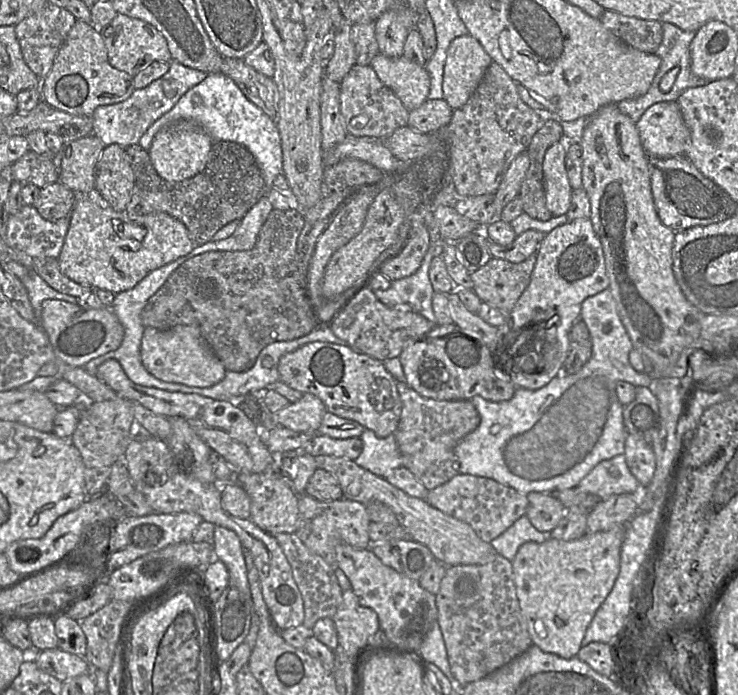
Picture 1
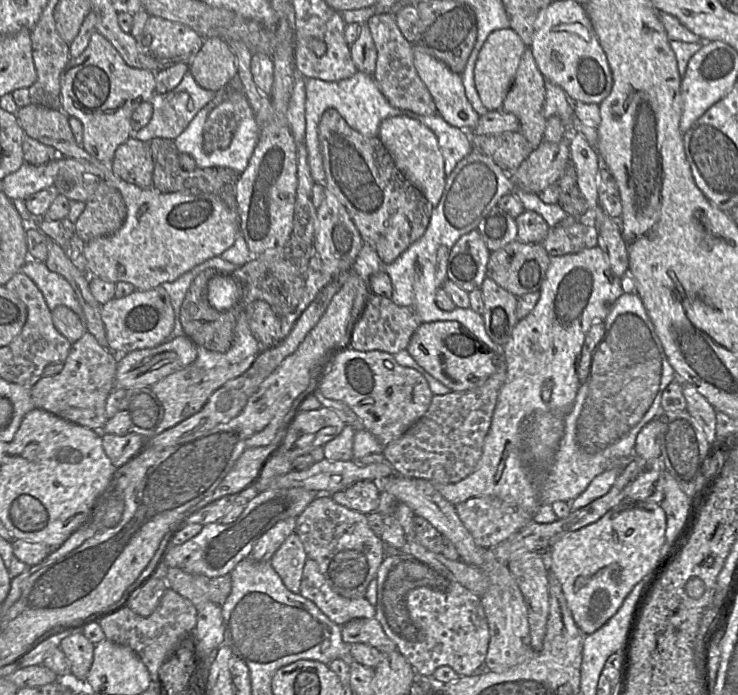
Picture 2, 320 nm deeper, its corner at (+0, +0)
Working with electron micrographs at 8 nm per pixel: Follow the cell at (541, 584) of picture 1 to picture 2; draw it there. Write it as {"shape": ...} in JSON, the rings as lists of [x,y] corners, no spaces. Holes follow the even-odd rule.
{"shape":[[[625,498],[618,505],[605,513],[598,521],[587,525],[575,532],[572,532],[554,544],[550,554],[547,557],[548,571],[553,573],[559,580],[562,591],[567,601],[567,605],[572,613],[573,619],[582,633],[587,636],[594,633],[602,627],[620,608],[626,596],[632,588],[644,577],[646,580],[654,572],[655,568],[663,558],[663,552],[666,546],[666,514],[659,503],[649,501],[635,501]]]}

